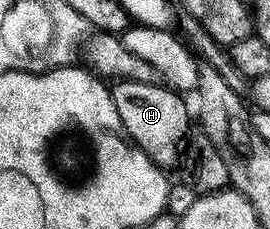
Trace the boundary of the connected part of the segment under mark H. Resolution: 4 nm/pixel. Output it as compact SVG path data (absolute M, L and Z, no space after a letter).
M127 81L117 82L113 86L112 92L116 111L120 111L120 119L124 123L130 140L144 150L163 170L170 171L173 165L175 168L181 162L184 146L192 132L192 126L190 126L192 109L191 106L190 109L186 106L187 98L183 94L162 85L145 85L144 83L128 83Z

